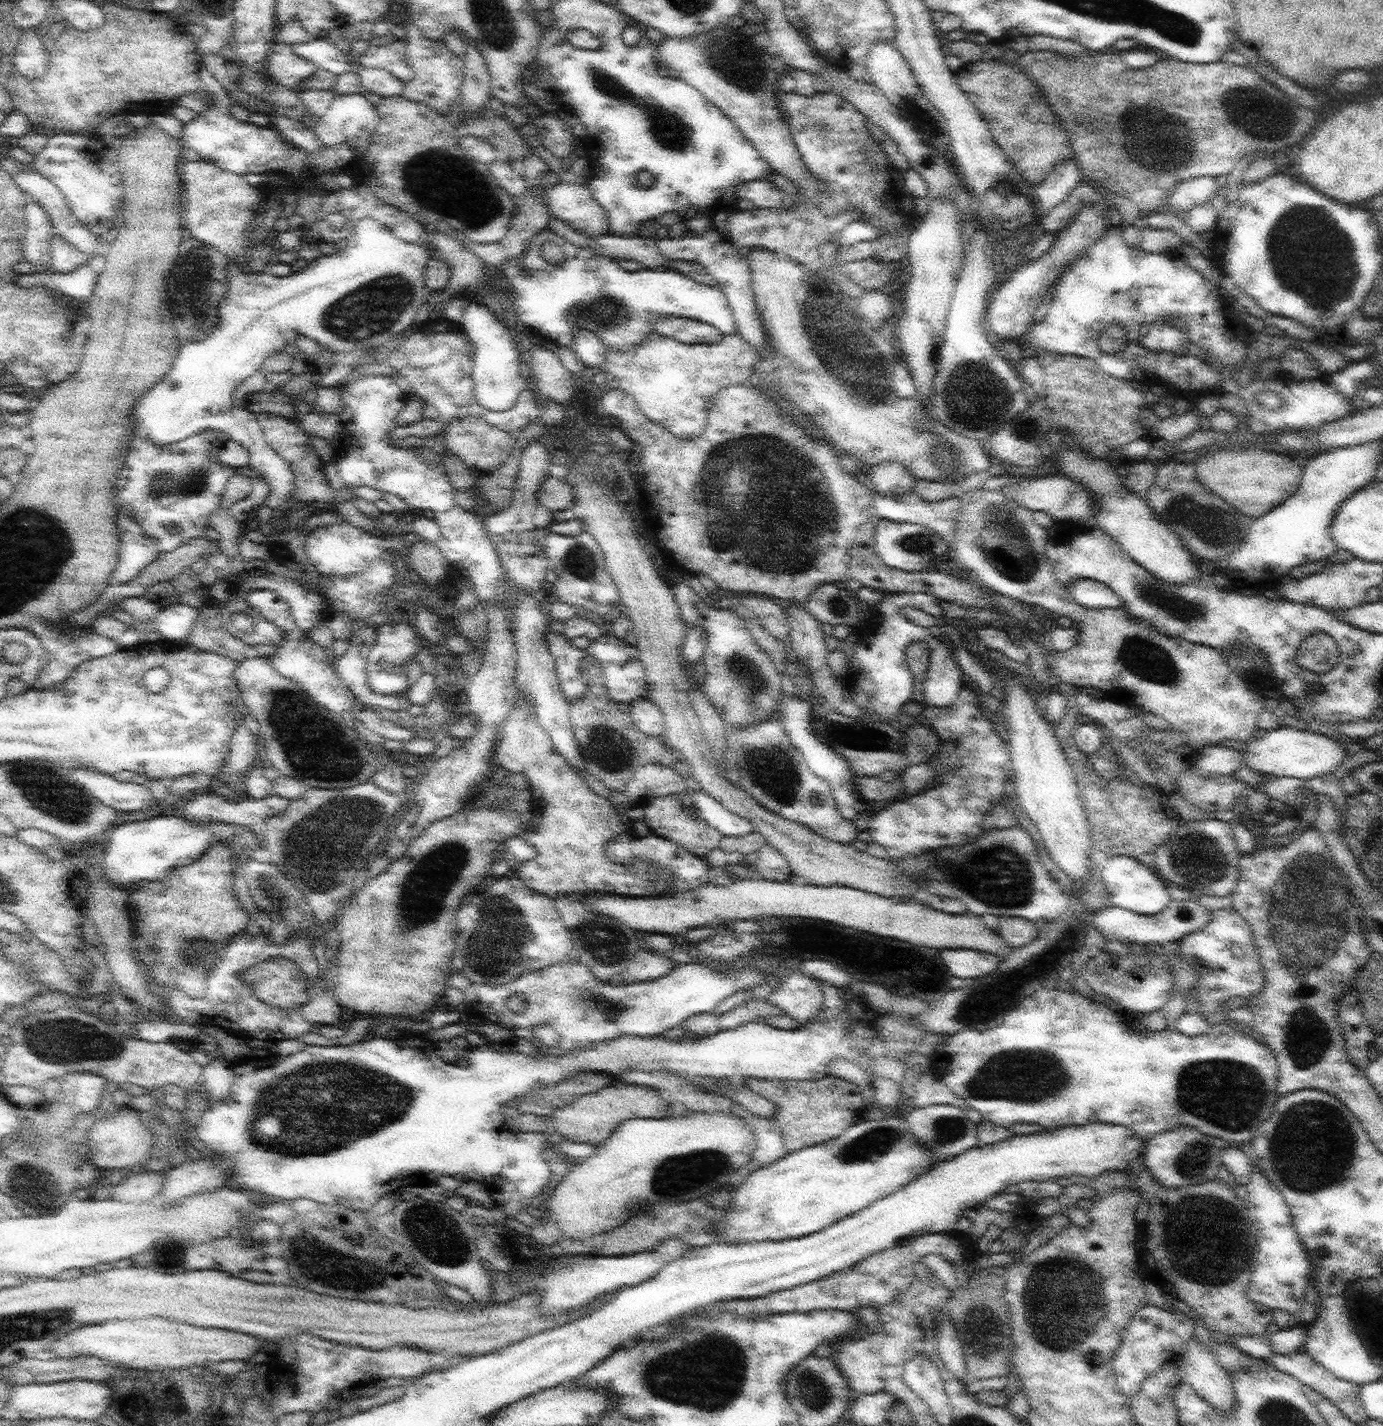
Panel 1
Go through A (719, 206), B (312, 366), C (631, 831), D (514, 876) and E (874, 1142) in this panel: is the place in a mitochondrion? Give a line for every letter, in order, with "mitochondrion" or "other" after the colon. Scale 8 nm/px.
A: other
B: other
C: other
D: other
E: mitochondrion

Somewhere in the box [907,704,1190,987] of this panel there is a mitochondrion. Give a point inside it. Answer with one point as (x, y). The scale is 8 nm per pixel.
(997, 891)

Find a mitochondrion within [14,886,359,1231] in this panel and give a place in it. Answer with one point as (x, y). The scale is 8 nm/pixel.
(57, 1041)

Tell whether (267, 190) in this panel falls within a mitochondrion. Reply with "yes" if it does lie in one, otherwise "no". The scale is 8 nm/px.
no

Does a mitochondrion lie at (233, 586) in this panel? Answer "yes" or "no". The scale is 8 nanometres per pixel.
no

